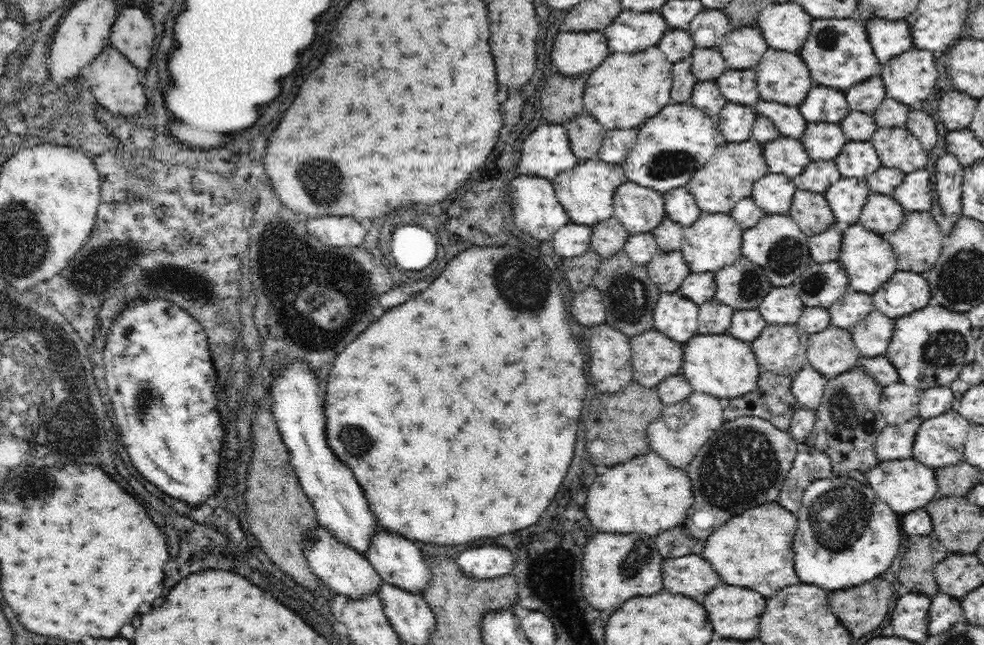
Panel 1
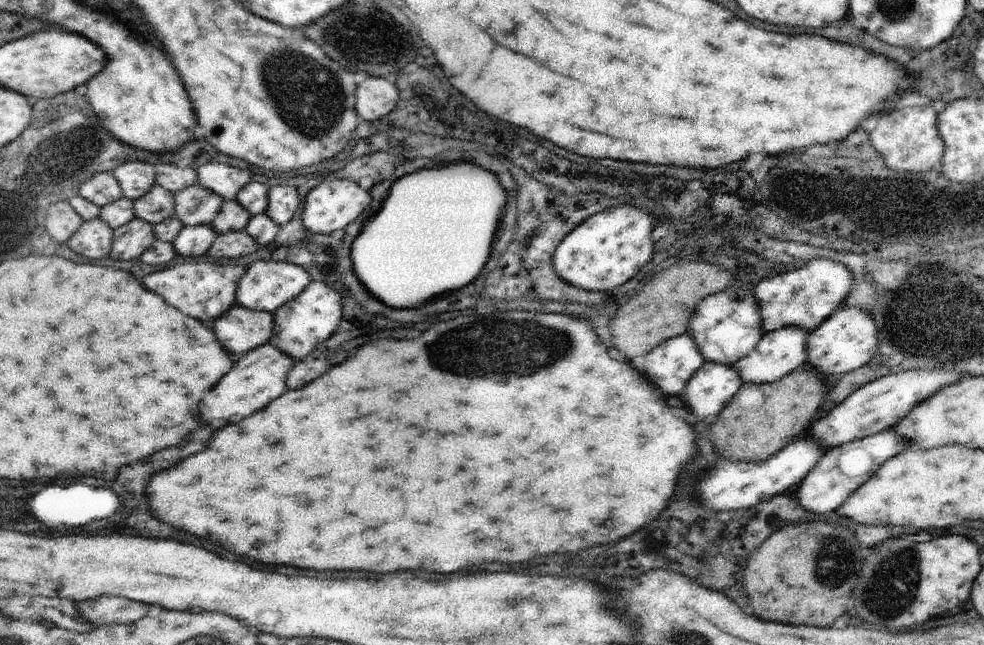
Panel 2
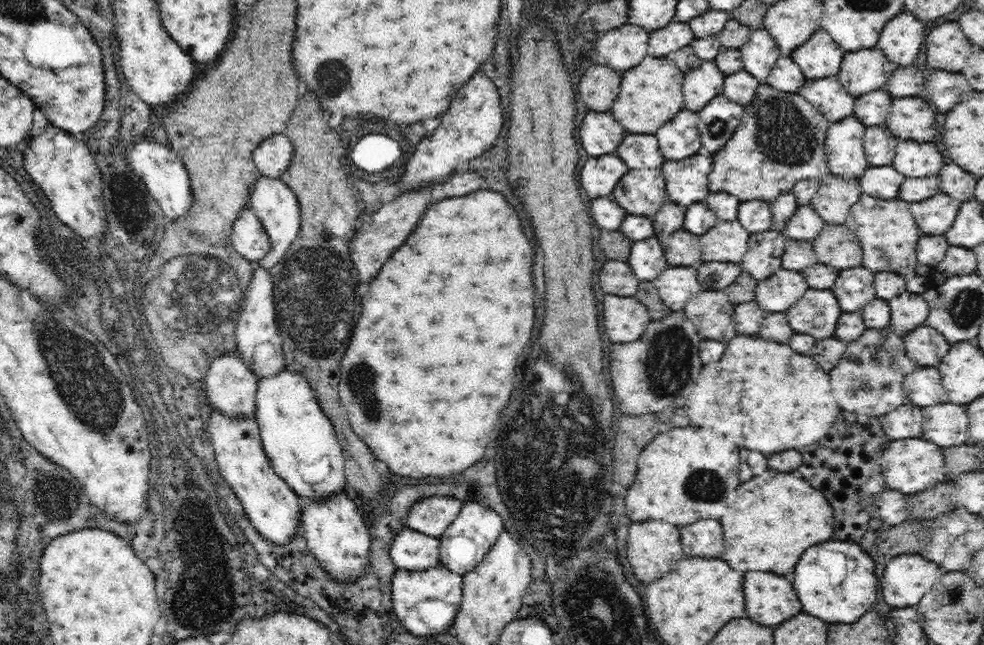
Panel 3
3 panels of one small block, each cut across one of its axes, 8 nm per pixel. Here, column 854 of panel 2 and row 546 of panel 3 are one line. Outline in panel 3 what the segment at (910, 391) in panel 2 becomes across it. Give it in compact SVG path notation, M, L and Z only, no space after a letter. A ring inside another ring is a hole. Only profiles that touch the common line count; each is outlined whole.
M402 527L390 548L390 557L398 569L423 571L440 564L440 539Z

